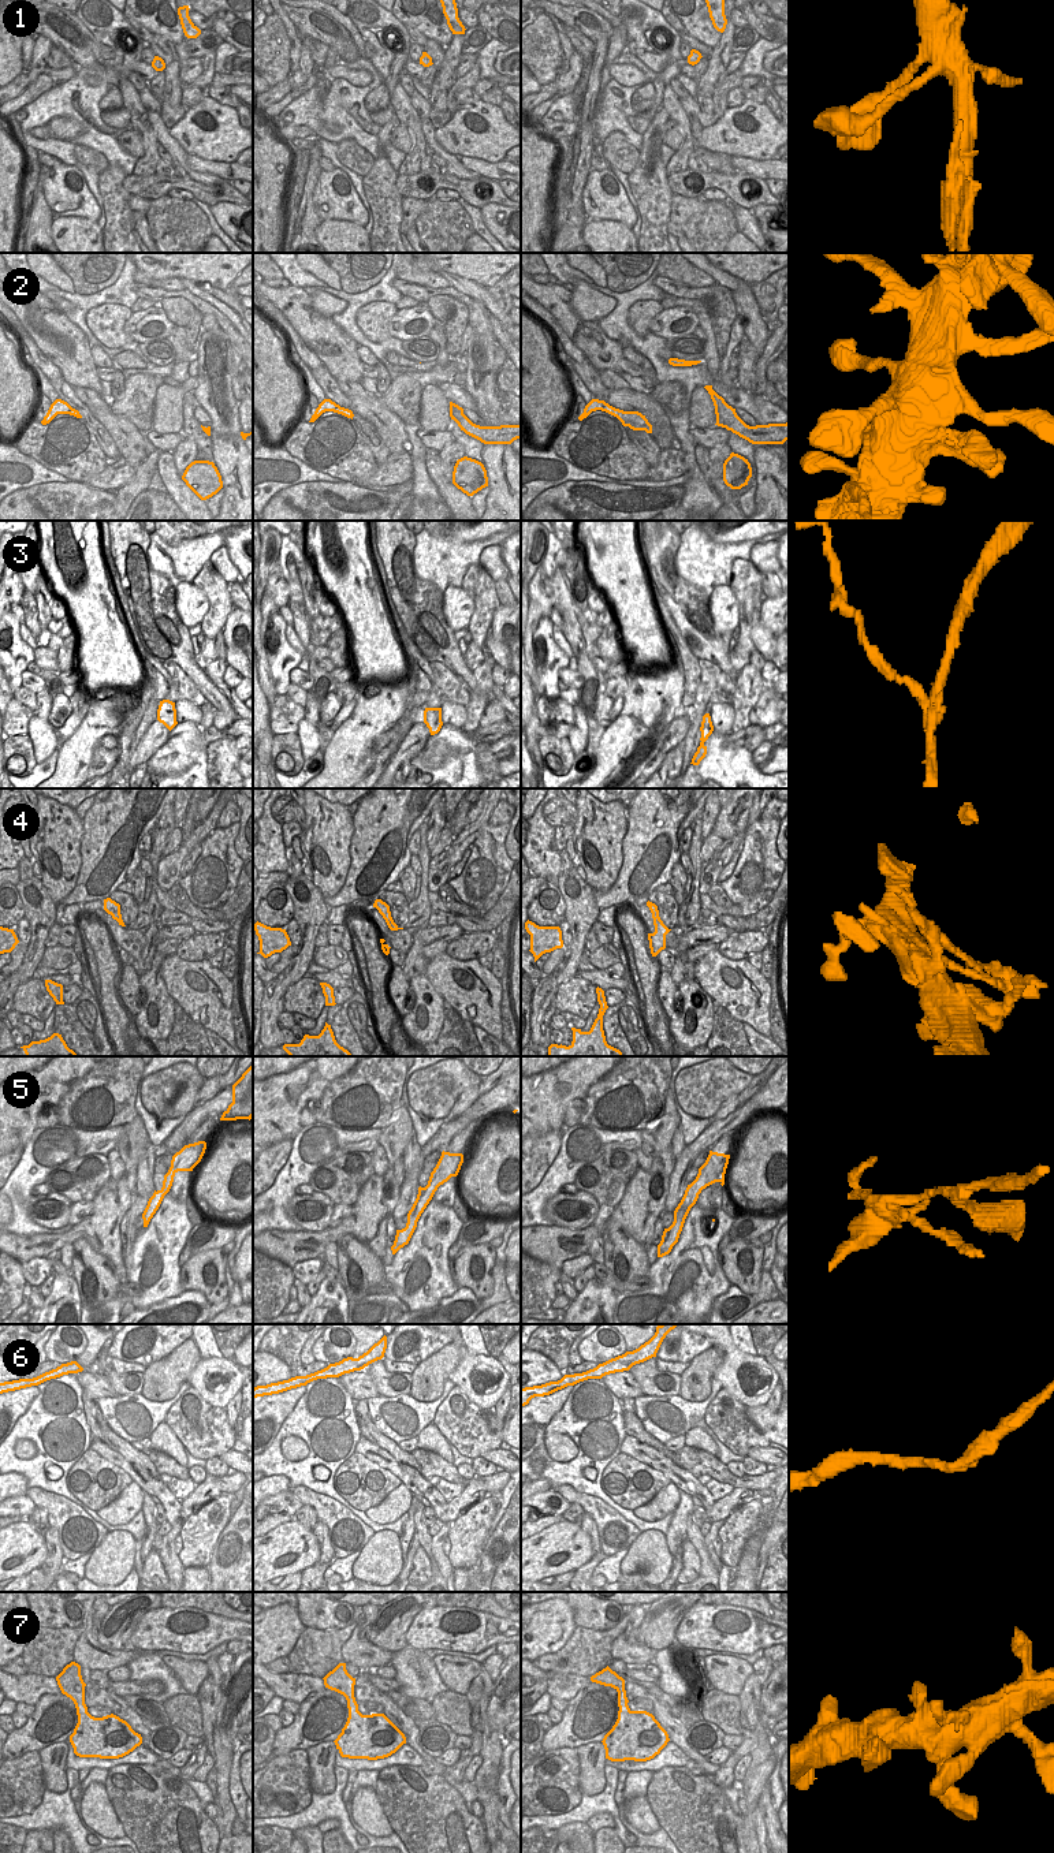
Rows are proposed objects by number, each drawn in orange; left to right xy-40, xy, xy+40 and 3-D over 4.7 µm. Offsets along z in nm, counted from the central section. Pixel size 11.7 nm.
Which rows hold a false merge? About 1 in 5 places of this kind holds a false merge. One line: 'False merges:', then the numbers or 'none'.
False merges: 5.

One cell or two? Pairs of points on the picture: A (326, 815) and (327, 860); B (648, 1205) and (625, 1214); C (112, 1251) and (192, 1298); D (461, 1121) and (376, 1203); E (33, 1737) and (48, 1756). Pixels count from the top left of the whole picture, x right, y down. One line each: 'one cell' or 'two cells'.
A: one cell
B: one cell
C: two cells
D: two cells
E: two cells

